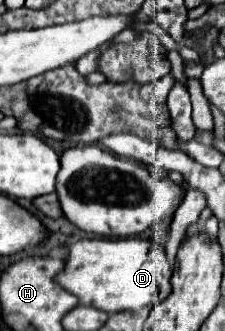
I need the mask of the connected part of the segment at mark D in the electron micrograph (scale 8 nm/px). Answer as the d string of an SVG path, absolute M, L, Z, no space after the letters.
M81 239L69 245L61 283L65 283L83 305L93 305L107 313L139 311L171 295L171 267L165 251L149 239Z

